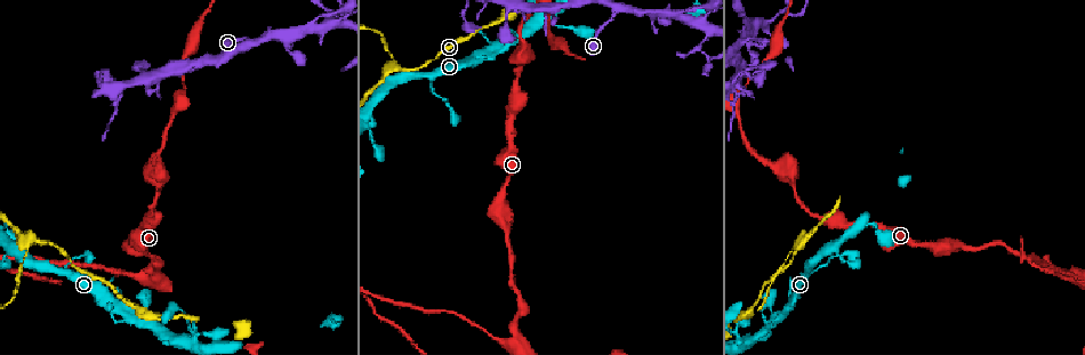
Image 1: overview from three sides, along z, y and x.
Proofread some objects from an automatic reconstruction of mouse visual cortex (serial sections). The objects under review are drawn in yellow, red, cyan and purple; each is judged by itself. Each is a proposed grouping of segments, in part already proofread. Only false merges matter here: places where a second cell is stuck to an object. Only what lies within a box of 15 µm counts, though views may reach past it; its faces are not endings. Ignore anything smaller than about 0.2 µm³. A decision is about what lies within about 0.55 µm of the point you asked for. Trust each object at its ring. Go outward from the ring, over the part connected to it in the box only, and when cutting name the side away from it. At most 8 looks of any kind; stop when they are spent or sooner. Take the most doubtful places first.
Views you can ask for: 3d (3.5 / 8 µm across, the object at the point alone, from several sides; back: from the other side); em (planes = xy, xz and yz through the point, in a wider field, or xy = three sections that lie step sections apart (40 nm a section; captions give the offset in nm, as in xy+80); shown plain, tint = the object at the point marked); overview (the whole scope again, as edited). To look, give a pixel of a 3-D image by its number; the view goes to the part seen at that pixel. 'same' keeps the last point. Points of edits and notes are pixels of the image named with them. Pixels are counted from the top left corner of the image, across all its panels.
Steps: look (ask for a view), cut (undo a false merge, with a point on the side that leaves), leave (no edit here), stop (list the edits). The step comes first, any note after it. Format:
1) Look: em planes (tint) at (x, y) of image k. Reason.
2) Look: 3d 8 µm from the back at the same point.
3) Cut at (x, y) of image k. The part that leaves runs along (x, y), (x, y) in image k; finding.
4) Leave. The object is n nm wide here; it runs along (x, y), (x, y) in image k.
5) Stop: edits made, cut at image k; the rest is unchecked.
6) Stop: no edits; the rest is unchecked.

Look: 3d 3.5 µm from the back at (28, 239) of image 1. Three-way junction.

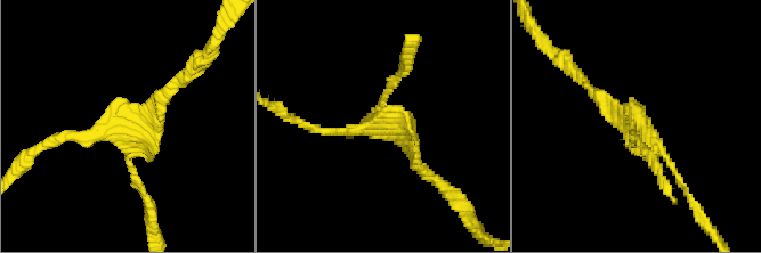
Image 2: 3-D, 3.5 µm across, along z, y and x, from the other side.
Look: em planes (tint) at (120, 132) of image 2.

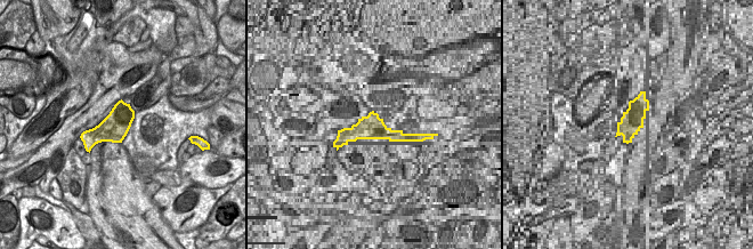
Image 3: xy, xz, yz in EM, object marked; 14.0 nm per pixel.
Cut at (395, 82) of image 2. The part that leaves runs along (383, 103), (409, 65), (412, 45) in image 2; a second cell is stuck on.

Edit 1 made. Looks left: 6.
Look: overview. Redraw.

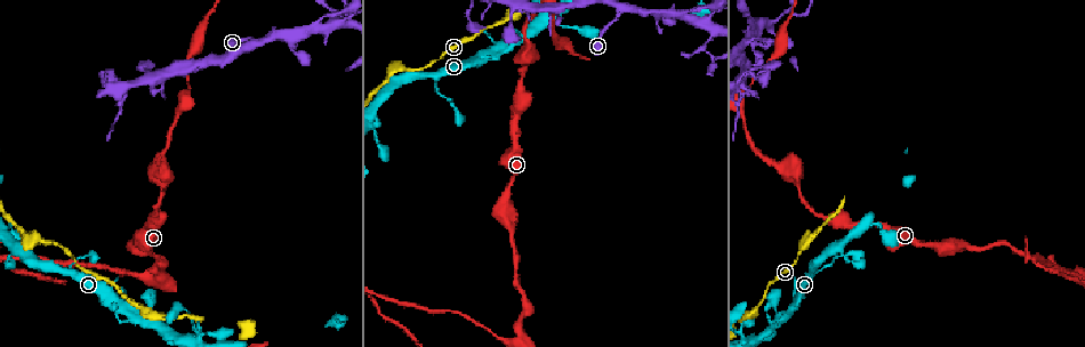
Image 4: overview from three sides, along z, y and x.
Look: 3d 3.5 µm at (674, 15) of image 4. Two arms at a narrow angle.

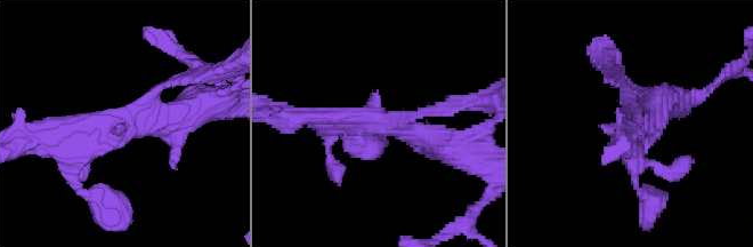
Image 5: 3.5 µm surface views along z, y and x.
Look: em xy step 2 (tint) at (384, 123) of image 5. 3 arms meet here; the arms are 150, 300, 400 nm wide; now the EM.

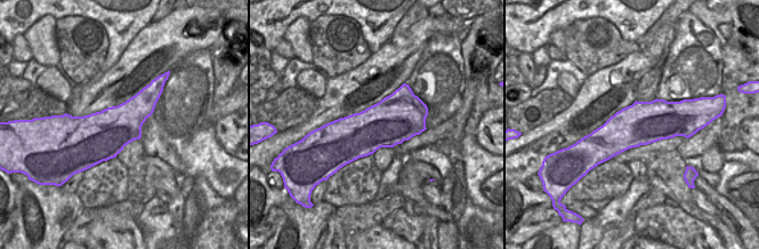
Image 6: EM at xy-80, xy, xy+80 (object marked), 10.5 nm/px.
Leave. It runs along (57, 146), (194, 108) in image 5; all the same cell.

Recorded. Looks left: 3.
Look: 3d 3.5 µm at (517, 275) of image 4. Narrows sharply.

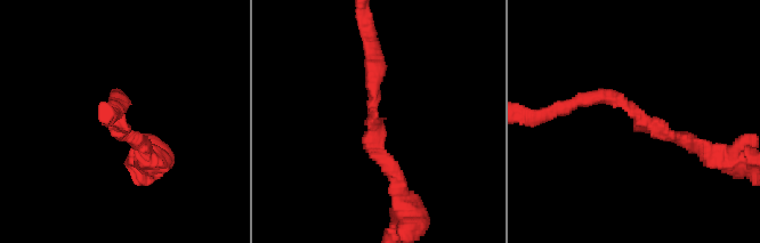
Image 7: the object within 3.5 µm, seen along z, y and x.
Look: em planes (tint) at (373, 114) of image 7. The arms are 200, 200 nm wide.

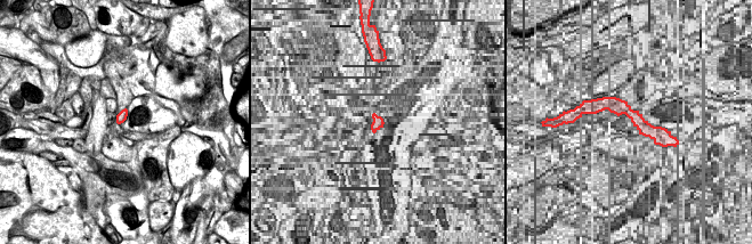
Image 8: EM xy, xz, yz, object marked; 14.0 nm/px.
Leave. It runs along (558, 110), (614, 96), (687, 142) in image 7; one cell here.

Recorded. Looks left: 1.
Stop: edits made, cut at image 2; the rest is unchecked.

